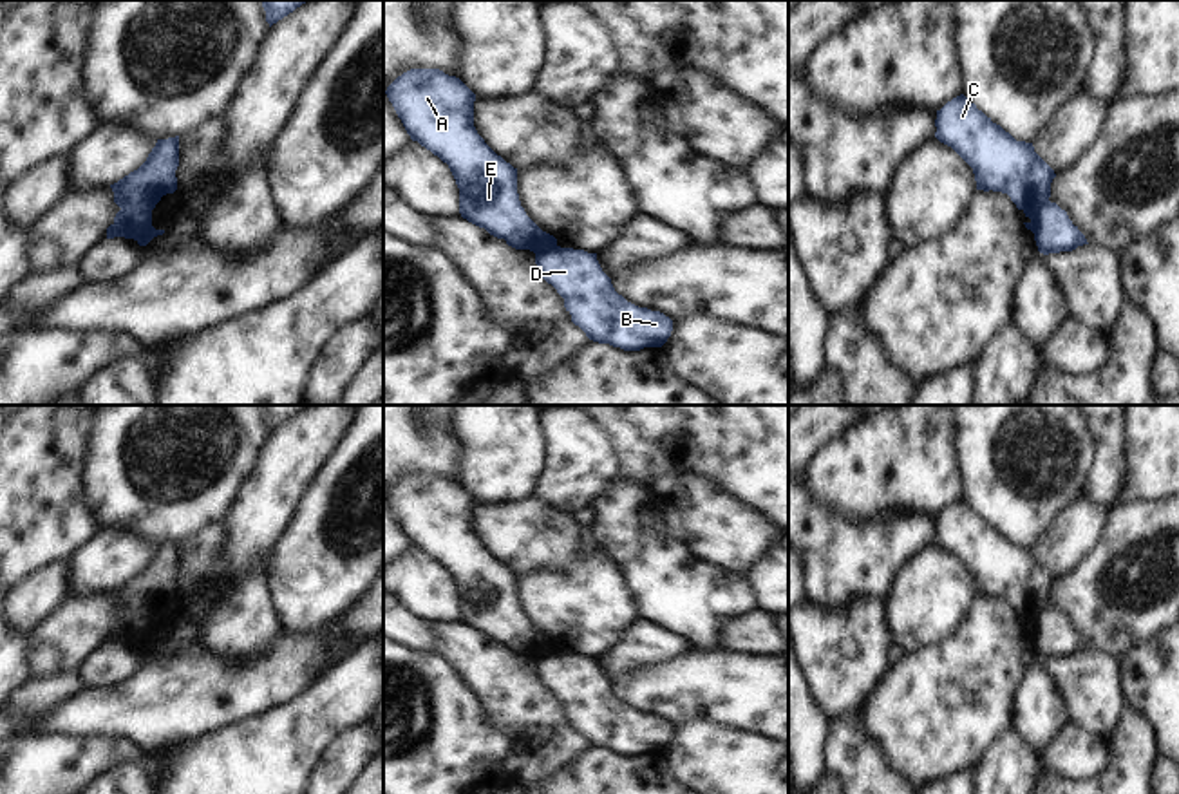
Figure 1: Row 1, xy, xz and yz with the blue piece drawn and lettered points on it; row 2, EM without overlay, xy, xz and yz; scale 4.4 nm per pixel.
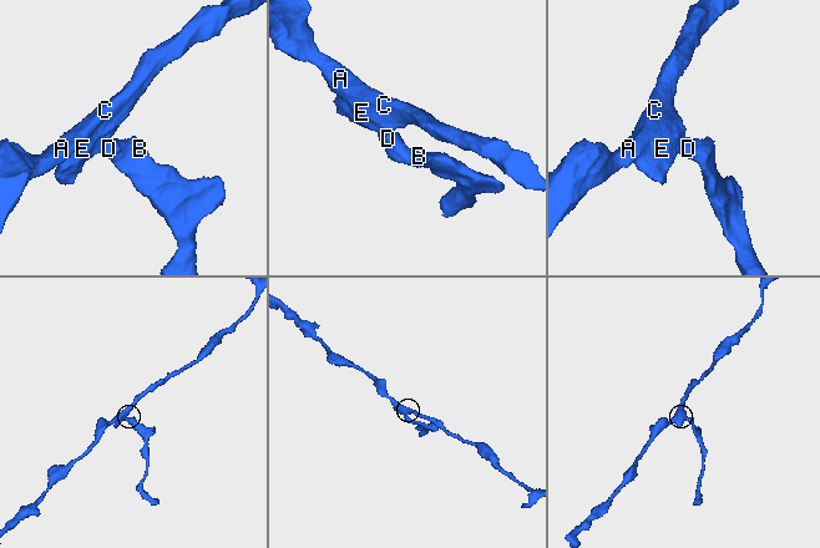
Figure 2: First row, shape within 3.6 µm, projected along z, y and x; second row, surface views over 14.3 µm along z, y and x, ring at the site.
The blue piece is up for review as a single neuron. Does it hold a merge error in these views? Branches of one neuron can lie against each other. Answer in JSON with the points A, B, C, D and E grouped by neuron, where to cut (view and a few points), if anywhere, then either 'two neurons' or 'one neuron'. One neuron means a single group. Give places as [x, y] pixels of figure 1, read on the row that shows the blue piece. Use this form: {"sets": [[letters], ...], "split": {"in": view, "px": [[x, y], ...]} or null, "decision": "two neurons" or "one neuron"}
{"sets": [["A", "C", "E"], ["B", "D"]], "split": {"in": "yz", "px": [[1049, 201], [1042, 207], [1033, 232]]}, "decision": "two neurons"}

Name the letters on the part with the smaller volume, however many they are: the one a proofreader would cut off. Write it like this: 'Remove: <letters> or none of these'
Remove: B, D

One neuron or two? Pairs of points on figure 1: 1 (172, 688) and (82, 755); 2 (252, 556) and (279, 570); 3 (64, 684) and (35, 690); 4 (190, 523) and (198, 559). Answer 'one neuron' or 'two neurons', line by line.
1: two neurons
2: two neurons
3: one neuron
4: two neurons

